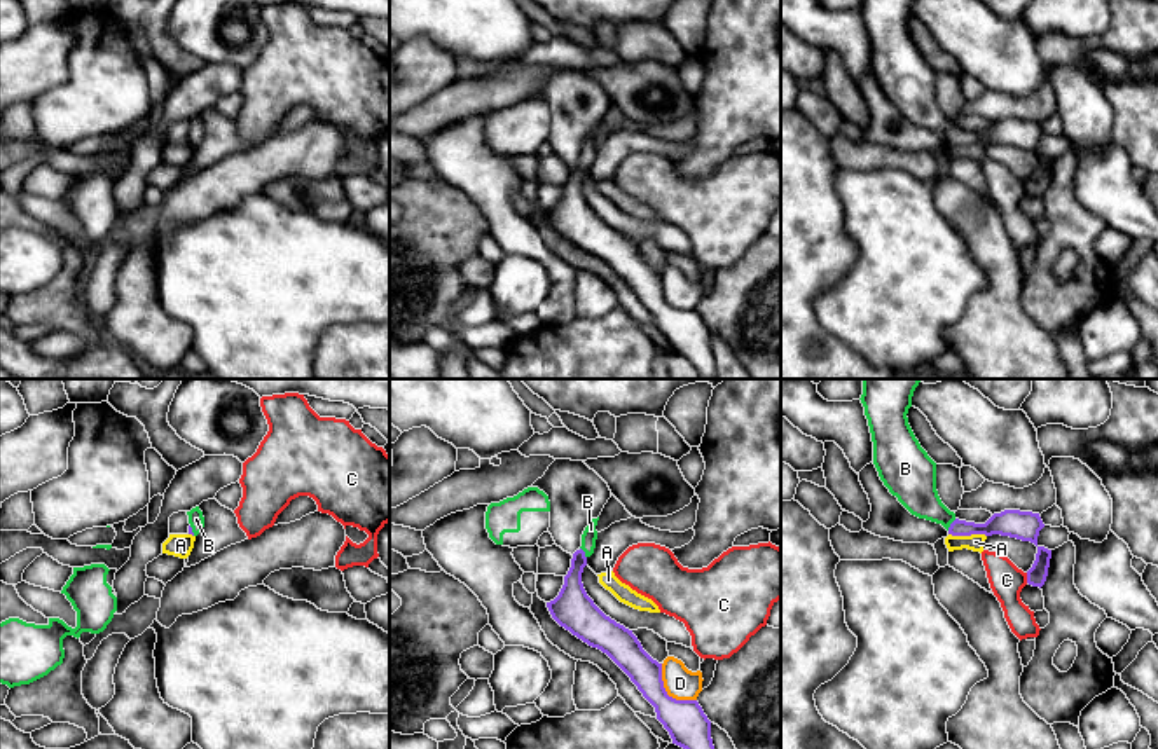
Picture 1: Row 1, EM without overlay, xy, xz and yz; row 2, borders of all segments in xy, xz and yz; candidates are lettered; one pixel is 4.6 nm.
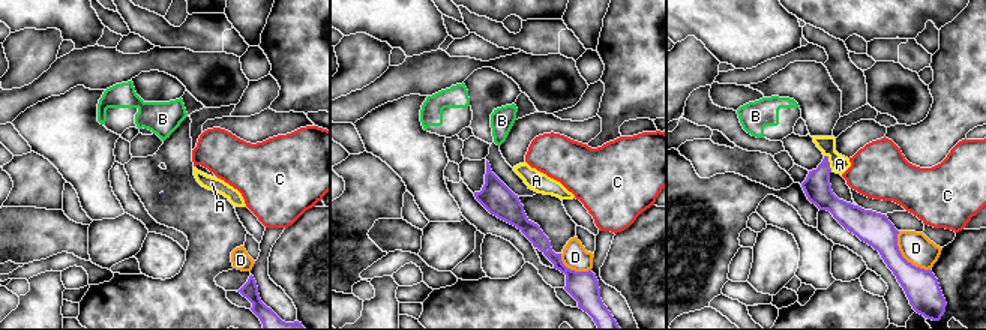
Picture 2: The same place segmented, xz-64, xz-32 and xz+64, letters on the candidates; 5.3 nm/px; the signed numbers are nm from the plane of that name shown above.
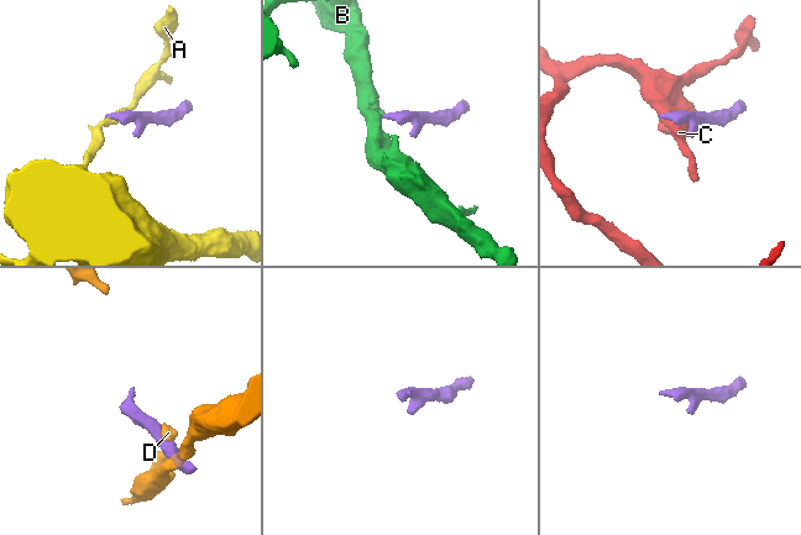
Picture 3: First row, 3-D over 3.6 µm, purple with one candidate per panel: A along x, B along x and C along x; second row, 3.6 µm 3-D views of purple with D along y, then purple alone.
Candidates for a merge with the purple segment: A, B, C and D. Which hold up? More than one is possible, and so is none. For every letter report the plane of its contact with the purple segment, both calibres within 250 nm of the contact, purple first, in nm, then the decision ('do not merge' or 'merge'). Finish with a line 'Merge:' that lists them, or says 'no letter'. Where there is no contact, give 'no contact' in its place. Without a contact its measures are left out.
A: meets purple in yz; 130 nm thick on the purple side, 80 nm on the other; do not merge
B: meets purple in yz; 110 nm thick on the purple side, 200 nm on the other; merge
C: meets purple in yz; 140 nm thick on the purple side, 160 nm on the other; do not merge
D: meets purple in xz; 190 nm thick on the purple side, 150 nm on the other; do not merge
Merge: B

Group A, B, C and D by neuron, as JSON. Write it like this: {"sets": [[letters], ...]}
{"sets": [["A"], ["B"], ["C"], ["D"]]}

